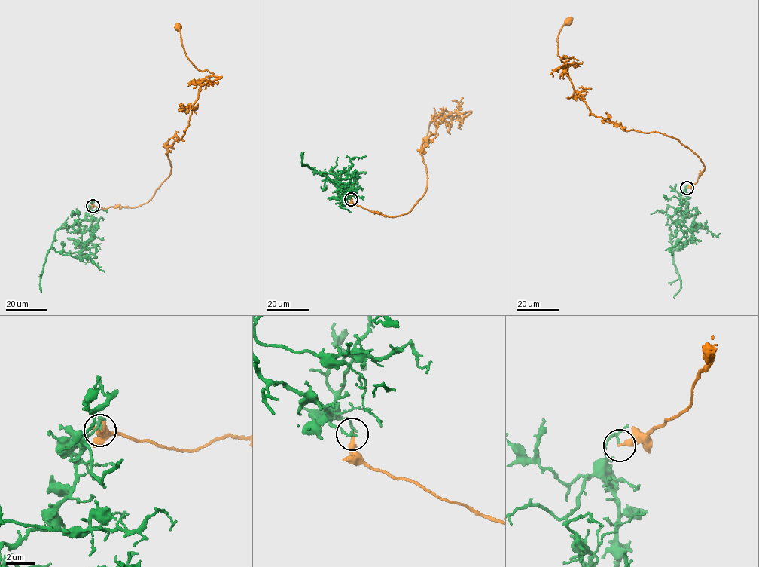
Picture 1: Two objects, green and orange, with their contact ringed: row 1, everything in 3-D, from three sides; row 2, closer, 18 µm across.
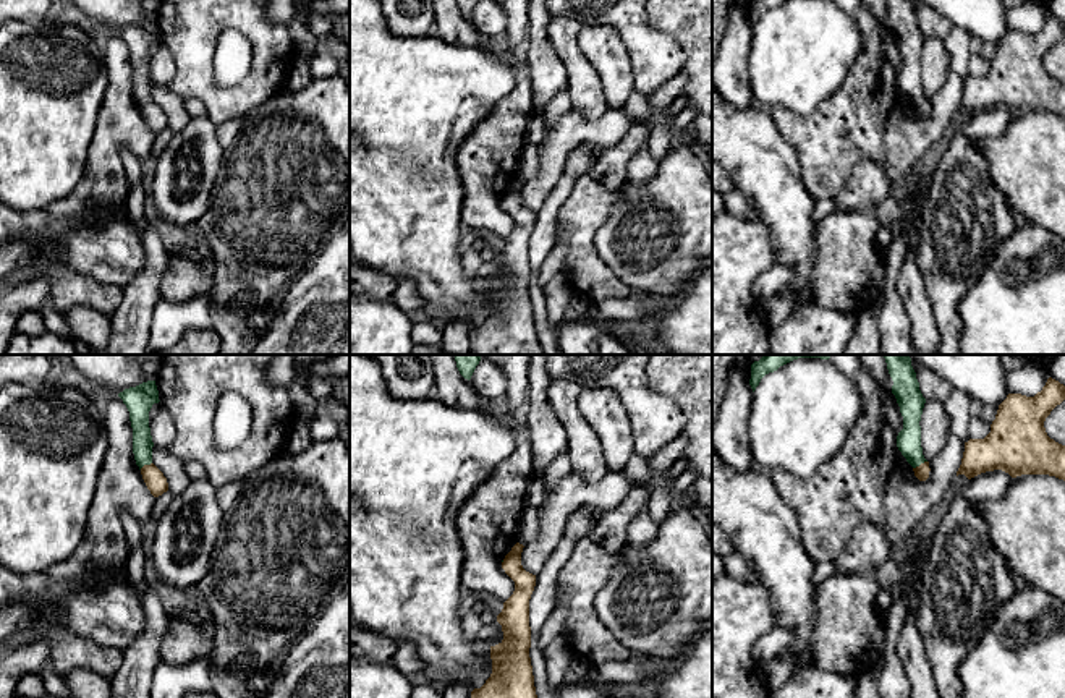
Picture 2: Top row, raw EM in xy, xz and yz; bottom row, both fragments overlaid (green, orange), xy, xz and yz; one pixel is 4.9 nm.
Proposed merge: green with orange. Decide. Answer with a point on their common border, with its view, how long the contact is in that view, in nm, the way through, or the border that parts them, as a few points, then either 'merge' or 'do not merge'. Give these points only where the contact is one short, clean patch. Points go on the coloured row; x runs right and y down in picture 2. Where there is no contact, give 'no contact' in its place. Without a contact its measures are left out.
yz (920, 463) | 80 nm | do not merge

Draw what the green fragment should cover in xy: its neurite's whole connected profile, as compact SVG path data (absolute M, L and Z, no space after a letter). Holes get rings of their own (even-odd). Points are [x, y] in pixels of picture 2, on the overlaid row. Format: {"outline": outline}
{"outline": "M155 381L142 382L118 394L129 411L133 428L133 453L139 470L152 463L152 436L149 428L149 411L159 403Z"}

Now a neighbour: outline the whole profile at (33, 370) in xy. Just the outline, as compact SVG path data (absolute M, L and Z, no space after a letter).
M0 355L0 389L15 382L40 385L53 379L55 369L50 355Z

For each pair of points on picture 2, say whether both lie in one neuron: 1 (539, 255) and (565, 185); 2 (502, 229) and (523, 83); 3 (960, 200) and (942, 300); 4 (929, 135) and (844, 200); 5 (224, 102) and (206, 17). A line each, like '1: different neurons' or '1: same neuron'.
1: same neuron
2: same neuron
3: same neuron
4: different neurons
5: same neuron

